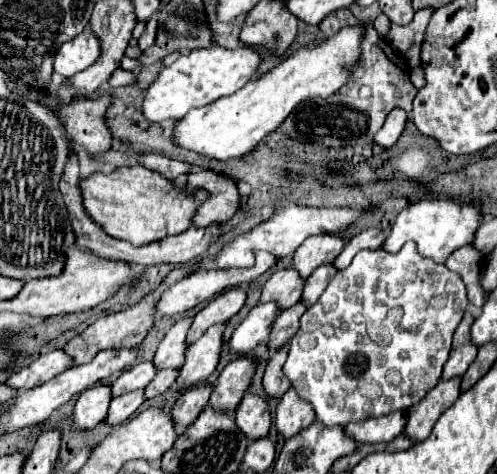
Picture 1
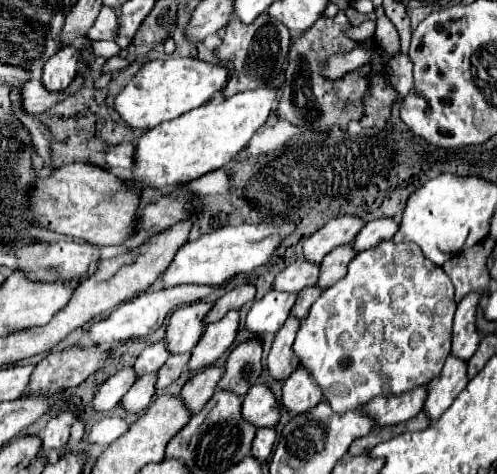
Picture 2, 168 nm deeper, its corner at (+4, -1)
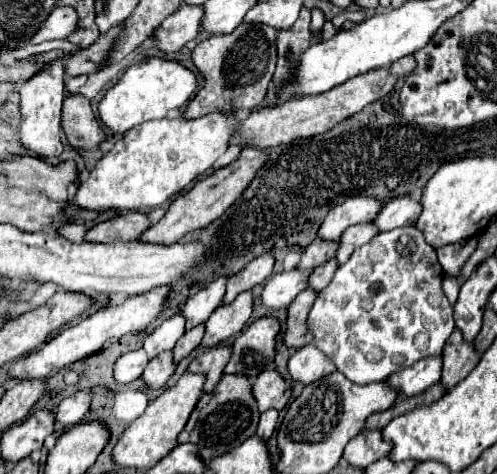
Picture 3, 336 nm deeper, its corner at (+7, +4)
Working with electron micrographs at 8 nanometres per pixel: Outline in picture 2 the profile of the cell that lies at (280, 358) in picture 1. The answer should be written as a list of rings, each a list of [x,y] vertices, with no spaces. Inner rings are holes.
[[[290,315],[272,343],[272,349],[268,355],[268,371],[274,379],[282,379],[282,381],[288,379],[290,373],[298,367],[298,361],[292,353],[292,341],[296,337],[298,327],[300,327],[300,321],[294,315]]]

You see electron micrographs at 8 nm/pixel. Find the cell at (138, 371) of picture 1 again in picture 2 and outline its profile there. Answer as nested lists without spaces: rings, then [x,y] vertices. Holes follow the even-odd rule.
[[[166,339],[148,345],[148,347],[140,353],[140,357],[136,359],[136,363],[134,363],[136,375],[140,377],[140,375],[144,375],[144,373],[154,373],[154,371],[158,371],[158,369],[166,363],[168,357],[170,357],[170,353],[168,353]]]

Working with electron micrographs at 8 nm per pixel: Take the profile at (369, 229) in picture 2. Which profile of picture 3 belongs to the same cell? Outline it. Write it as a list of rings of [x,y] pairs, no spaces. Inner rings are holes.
[[[403,196],[385,204],[381,212],[375,216],[373,224],[377,226],[379,232],[389,232],[393,228],[413,224],[413,220],[417,220],[419,214],[421,206],[417,204],[417,200],[409,200],[409,196]]]

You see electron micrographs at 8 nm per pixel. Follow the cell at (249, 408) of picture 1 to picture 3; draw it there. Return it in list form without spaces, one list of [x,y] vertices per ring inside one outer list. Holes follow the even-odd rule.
[[[265,370],[257,376],[253,384],[253,396],[257,400],[259,412],[271,410],[271,408],[281,410],[289,402],[291,390],[277,370]]]

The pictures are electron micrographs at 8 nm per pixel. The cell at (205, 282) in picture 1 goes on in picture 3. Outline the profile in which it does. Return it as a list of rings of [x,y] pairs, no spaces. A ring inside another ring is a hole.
[[[161,286],[161,288],[153,288],[153,290],[137,294],[137,296],[129,296],[119,306],[105,306],[105,308],[97,310],[95,314],[87,316],[85,320],[81,320],[77,326],[69,326],[69,328],[61,330],[57,336],[53,336],[39,350],[31,352],[25,360],[15,362],[9,368],[9,374],[13,378],[17,378],[17,380],[23,380],[23,378],[47,378],[47,376],[51,376],[51,372],[55,372],[59,368],[65,368],[65,366],[73,364],[75,360],[87,358],[87,356],[91,356],[91,354],[95,354],[99,350],[109,348],[123,334],[143,332],[149,324],[153,324],[163,314],[169,294],[171,294],[171,288],[169,286]]]

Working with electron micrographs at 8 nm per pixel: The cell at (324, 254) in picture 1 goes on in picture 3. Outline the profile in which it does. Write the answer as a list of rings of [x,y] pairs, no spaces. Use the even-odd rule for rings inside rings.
[[[365,196],[349,198],[329,210],[329,216],[325,216],[321,228],[317,230],[317,238],[333,242],[341,236],[341,232],[345,232],[345,228],[361,222],[371,222],[379,210],[381,204],[377,204],[377,200],[369,200]]]

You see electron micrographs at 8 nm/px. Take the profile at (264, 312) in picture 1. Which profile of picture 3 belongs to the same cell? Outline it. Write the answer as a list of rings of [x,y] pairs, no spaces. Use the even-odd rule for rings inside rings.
[[[299,268],[279,272],[271,276],[261,292],[261,304],[267,310],[287,308],[299,292],[307,288],[307,278],[311,272],[301,272]]]

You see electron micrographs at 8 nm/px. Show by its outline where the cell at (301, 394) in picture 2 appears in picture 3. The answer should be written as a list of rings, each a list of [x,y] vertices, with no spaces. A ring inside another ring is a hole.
[[[307,344],[305,348],[297,350],[289,358],[291,380],[299,382],[303,386],[329,376],[333,370],[335,370],[333,364],[329,364],[329,360],[325,360],[325,356],[321,356],[321,352],[317,352],[317,348],[313,348],[313,344]]]

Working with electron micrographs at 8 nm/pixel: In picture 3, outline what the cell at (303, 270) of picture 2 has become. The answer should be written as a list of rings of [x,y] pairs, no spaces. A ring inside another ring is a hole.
[[[315,240],[313,244],[309,244],[309,248],[303,252],[301,262],[297,268],[301,270],[313,270],[321,264],[325,264],[327,260],[333,258],[333,252],[337,250],[337,240],[335,242],[323,242],[323,240]]]

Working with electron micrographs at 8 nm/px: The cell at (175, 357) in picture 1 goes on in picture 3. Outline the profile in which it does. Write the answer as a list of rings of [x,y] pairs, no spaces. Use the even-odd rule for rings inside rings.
[[[217,278],[207,288],[199,290],[195,296],[187,300],[183,306],[183,318],[185,318],[185,330],[191,330],[199,324],[205,324],[211,312],[221,304],[221,298],[225,294],[225,282],[227,278]]]

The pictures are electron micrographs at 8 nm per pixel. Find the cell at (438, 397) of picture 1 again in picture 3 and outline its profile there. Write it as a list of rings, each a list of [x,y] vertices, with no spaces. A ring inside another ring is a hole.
[[[455,328],[455,332],[449,336],[443,348],[443,374],[441,374],[441,384],[445,390],[451,390],[457,386],[469,372],[477,366],[479,356],[473,348],[471,342],[465,342],[461,332]]]

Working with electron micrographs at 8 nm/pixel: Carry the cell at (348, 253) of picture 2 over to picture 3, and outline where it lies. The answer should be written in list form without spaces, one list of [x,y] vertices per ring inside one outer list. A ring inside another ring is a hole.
[[[371,222],[357,224],[357,226],[349,226],[349,228],[341,234],[335,260],[337,260],[339,264],[345,264],[345,260],[349,260],[351,252],[353,252],[355,248],[367,244],[375,234],[379,234],[379,232],[377,232],[377,228],[373,228]]]

